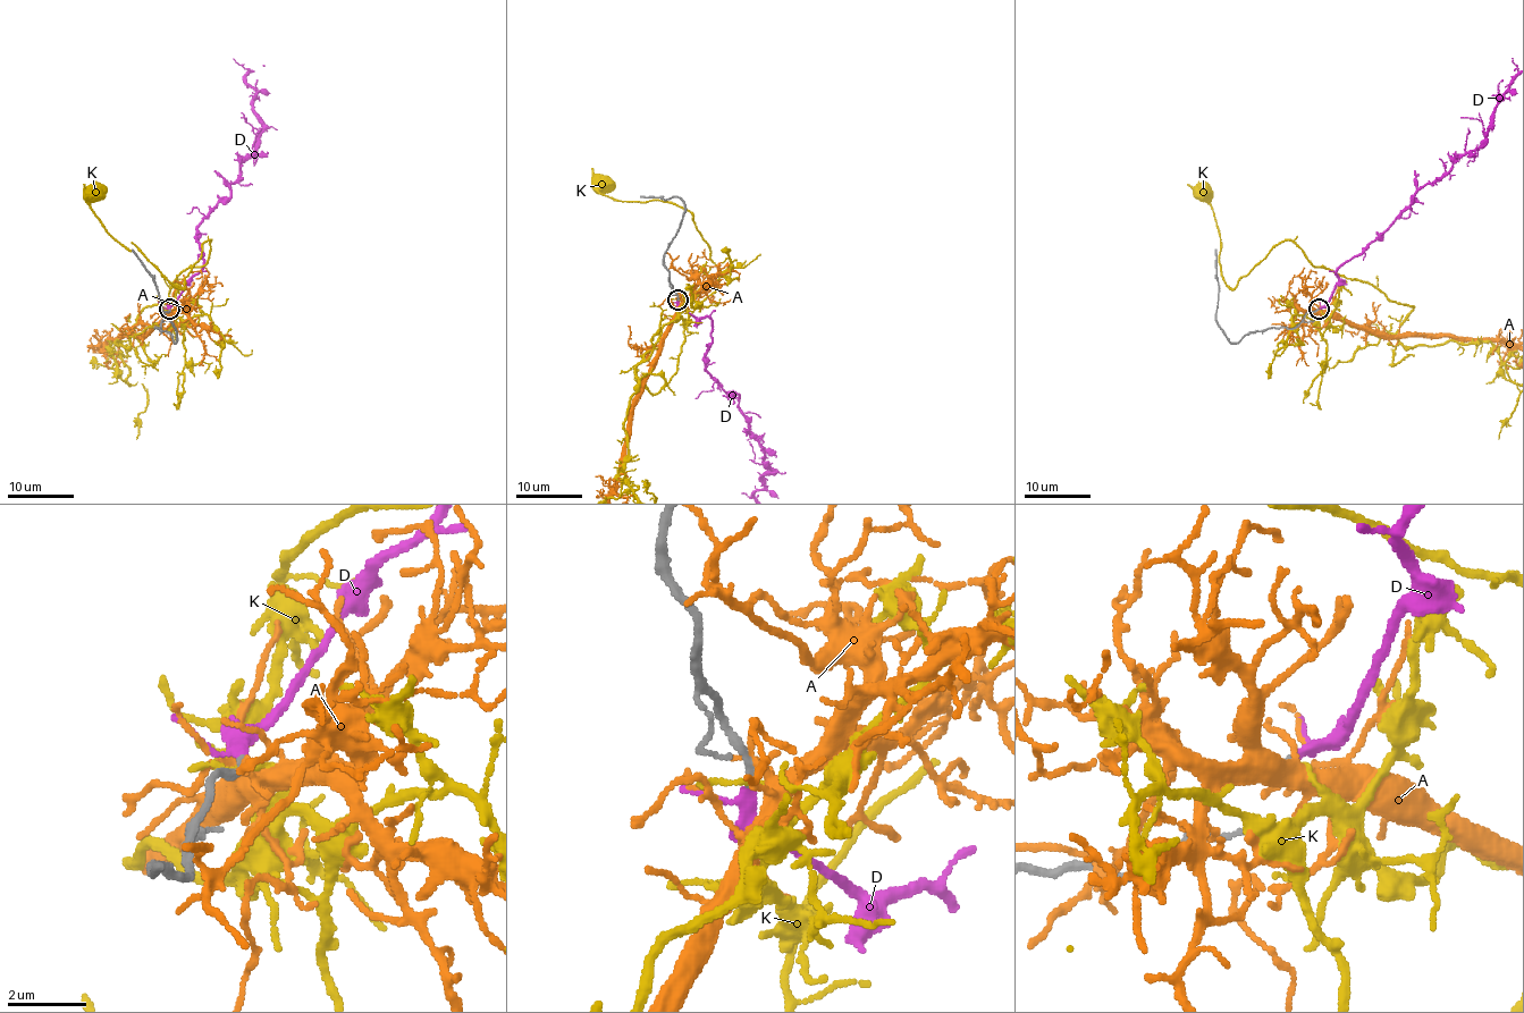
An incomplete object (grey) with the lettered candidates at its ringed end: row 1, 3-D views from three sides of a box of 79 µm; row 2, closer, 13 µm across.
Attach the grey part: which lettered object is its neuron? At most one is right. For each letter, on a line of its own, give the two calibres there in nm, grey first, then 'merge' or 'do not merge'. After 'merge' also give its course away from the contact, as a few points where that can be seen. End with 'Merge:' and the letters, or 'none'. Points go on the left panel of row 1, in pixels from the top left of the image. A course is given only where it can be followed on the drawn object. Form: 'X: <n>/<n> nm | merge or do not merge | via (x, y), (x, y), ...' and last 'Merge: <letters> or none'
A: 280/280 nm | do not merge
D: 190/200 nm | merge
K: 200/100 nm | do not merge
Merge: D

